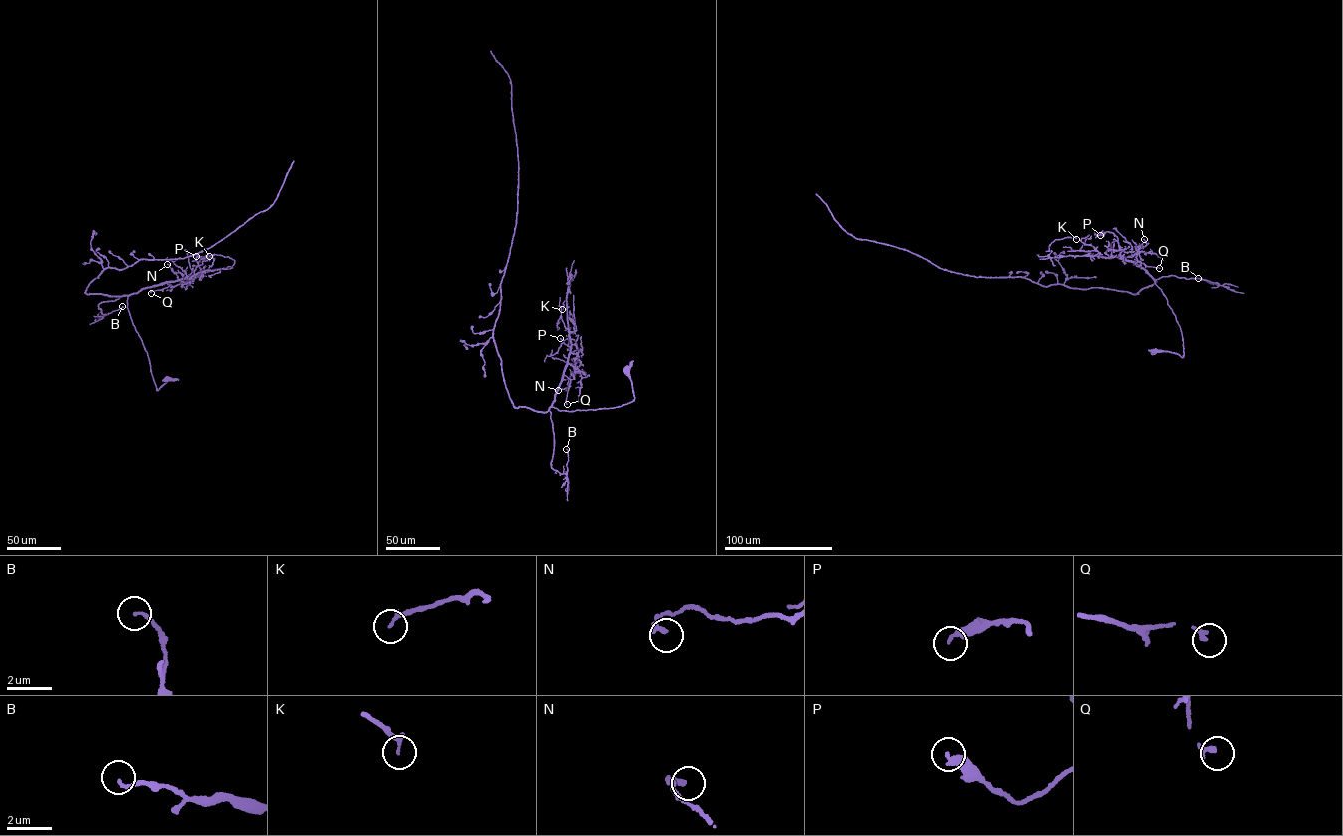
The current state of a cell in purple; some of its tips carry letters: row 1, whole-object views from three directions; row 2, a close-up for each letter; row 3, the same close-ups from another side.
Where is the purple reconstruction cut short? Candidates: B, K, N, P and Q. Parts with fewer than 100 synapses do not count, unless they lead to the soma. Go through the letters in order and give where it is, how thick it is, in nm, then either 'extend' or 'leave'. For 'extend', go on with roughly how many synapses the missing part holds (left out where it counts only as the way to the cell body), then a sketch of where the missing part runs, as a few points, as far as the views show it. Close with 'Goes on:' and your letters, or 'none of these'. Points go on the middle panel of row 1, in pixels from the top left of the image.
B: at (566, 449); 120 nm thick; leave
K: at (562, 309); 180 nm thick; leave
N: at (558, 390); 220 nm thick; leave
P: at (560, 338); 240 nm thick; leave
Q: at (567, 404); 200 nm thick; leave
Goes on: none of these

